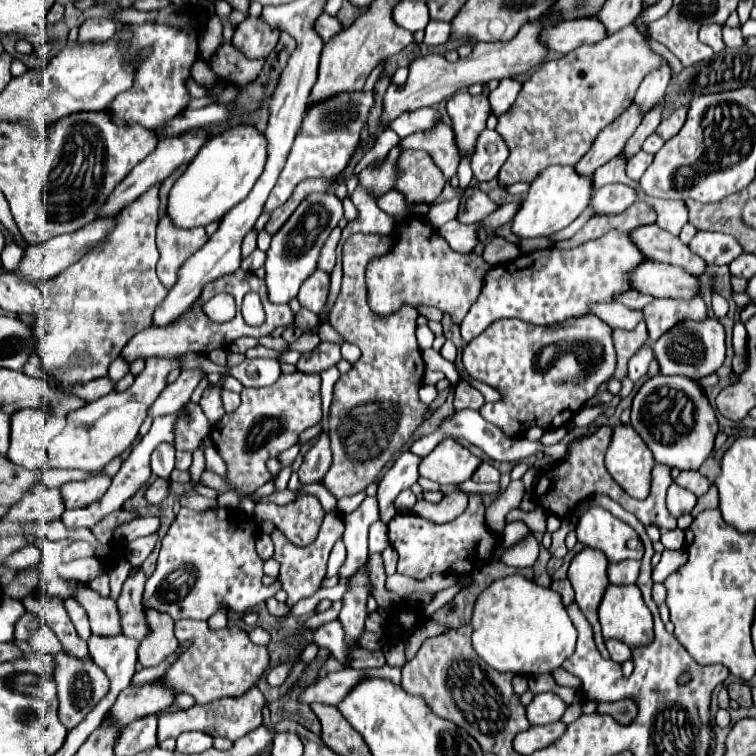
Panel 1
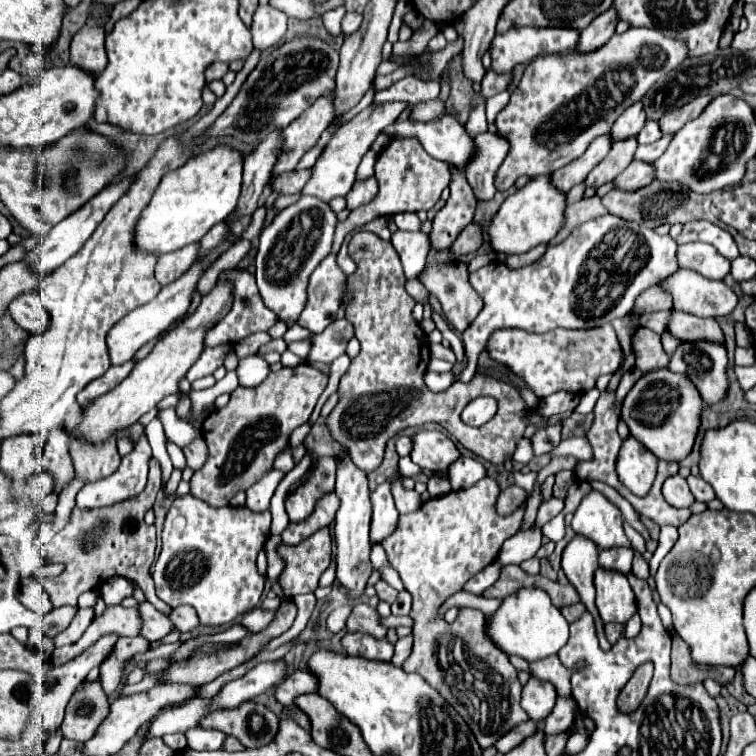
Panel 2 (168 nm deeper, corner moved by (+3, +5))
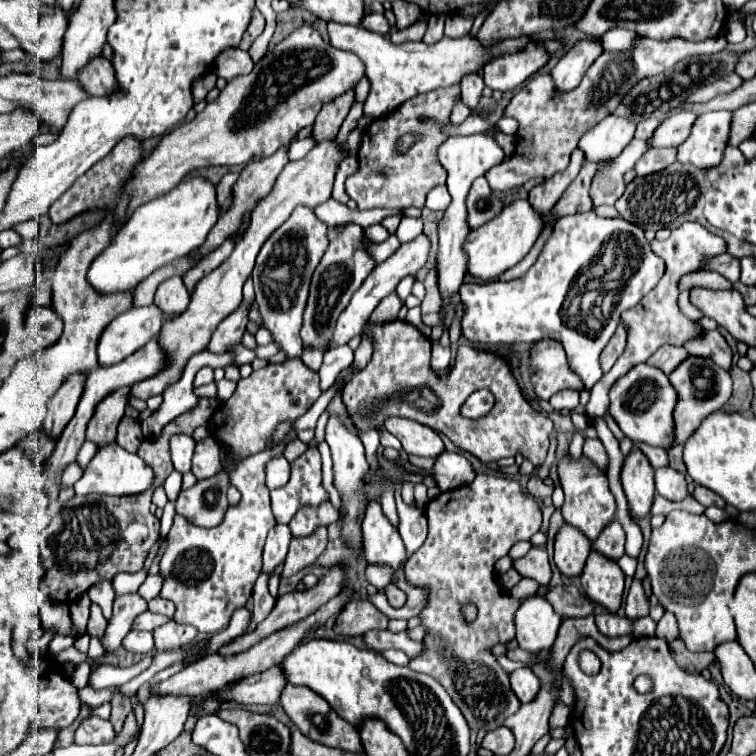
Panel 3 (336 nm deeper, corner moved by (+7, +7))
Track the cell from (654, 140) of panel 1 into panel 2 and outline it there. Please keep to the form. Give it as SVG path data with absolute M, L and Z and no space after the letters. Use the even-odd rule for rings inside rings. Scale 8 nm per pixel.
M648 120L647 124L643 126L643 130L637 134L637 142L639 142L639 144L651 144L651 142L655 142L655 140L661 138L661 136L662 132L658 122Z

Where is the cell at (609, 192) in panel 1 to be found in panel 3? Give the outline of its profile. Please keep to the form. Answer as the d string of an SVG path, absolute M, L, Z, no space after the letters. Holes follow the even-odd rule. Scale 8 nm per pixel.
M651 148L635 164L637 176L649 176L661 172L675 162L675 148Z

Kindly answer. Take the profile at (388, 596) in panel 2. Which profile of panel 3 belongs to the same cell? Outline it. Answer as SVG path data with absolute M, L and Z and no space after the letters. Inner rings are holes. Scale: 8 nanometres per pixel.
M389 584L383 592L385 592L385 596L393 608L401 608L405 604L405 592L401 592L397 586Z

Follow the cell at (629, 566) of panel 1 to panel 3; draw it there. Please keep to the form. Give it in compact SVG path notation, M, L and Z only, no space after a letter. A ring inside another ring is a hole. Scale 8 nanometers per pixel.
M617 520L601 532L601 536L593 542L593 550L611 560L619 560L625 554L625 532Z

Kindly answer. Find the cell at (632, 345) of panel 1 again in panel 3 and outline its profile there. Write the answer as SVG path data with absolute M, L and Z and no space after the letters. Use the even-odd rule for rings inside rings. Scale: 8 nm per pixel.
M663 344L647 362L649 366L655 366L659 370L663 370L665 374L669 374L673 368L677 368L685 358L689 356L689 352L681 346L671 346L671 344Z

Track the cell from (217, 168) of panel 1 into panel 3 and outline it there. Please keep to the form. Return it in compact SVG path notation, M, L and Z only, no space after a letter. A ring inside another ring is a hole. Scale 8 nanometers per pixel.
M199 176L181 180L177 188L169 190L161 198L153 198L133 212L111 244L93 260L87 280L103 294L135 288L153 270L197 250L205 242L209 228L213 228L217 222L217 212L221 212L221 208L217 202L215 184Z

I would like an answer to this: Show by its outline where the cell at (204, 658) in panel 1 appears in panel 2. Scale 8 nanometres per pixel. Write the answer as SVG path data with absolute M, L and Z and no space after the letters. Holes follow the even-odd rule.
M179 606L179 608L173 608L171 614L169 614L169 620L181 630L181 632L187 632L187 630L193 630L197 628L197 614L191 606Z

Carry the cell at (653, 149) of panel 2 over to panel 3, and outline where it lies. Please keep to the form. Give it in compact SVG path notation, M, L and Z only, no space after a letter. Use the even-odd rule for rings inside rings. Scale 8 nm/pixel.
M691 112L671 116L669 120L661 122L661 126L647 140L647 146L649 148L669 148L669 146L681 144L689 136L689 128L695 122L695 118L697 116Z

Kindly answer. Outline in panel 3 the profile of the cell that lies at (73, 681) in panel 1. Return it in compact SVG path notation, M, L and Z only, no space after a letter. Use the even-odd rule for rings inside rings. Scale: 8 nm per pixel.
M89 716L75 730L75 744L105 744L111 742L113 736L115 730L109 720L103 720L99 716Z

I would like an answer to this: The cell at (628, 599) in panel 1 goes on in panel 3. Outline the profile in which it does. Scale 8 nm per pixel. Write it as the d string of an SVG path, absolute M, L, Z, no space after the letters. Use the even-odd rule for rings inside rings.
M591 552L581 574L581 586L593 602L599 602L609 612L617 612L623 602L625 576L617 562Z

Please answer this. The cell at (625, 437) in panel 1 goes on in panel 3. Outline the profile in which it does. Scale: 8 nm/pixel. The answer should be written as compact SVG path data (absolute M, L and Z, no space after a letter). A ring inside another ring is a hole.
M633 446L629 456L625 456L621 468L621 484L629 500L631 514L635 518L645 516L653 504L655 484L653 484L653 468L637 446Z

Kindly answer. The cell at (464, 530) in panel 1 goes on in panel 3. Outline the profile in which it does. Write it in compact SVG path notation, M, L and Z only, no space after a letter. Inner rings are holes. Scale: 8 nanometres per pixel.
M477 474L475 480L463 488L455 488L449 492L441 492L437 498L429 500L425 506L425 516L429 522L429 534L423 546L405 562L405 580L415 588L429 588L429 604L421 610L421 626L427 630L423 644L425 652L409 660L409 668L433 676L453 698L459 706L461 714L465 716L469 728L473 732L489 732L507 720L507 716L515 714L517 708L525 702L533 702L541 690L541 680L529 670L519 668L511 672L511 686L509 674L499 666L497 656L491 652L495 644L507 644L515 638L513 616L519 600L513 600L505 590L499 588L497 578L493 576L493 564L509 552L509 548L519 540L529 540L541 528L541 508L537 500L523 494L517 480L507 476L493 476L493 474ZM461 602L479 602L479 612L475 622L465 624L459 614Z

